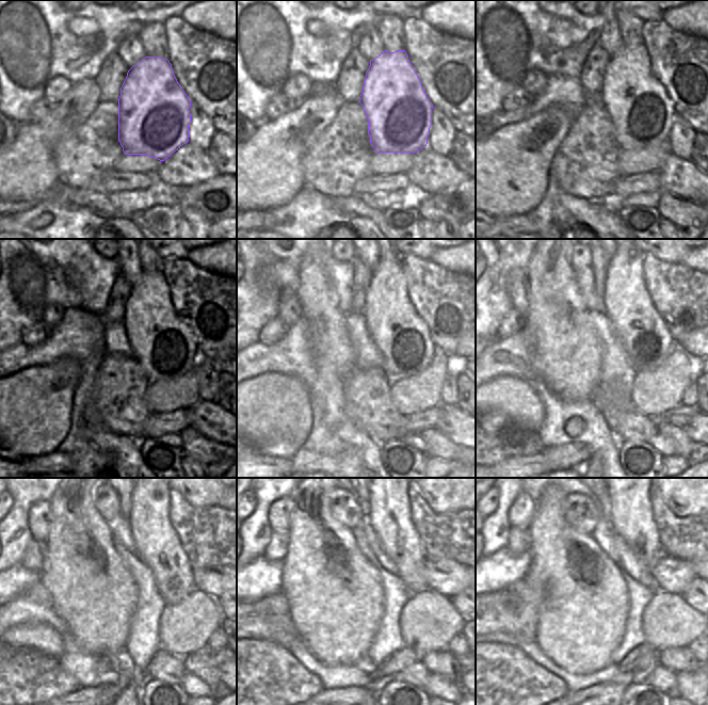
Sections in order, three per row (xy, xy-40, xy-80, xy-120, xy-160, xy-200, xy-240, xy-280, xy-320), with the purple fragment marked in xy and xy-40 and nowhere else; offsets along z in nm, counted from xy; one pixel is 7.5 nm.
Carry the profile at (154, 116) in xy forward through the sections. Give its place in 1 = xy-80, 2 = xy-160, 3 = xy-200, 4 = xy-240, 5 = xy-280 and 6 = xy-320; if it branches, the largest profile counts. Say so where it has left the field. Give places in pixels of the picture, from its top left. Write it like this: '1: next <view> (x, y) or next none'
1: next xy-80 (638, 105)
2: next xy-160 (402, 337)
3: next xy-200 (643, 334)
4: next xy-240 (157, 544)
5: next xy-280 (389, 517)
6: next xy-320 (631, 516)

